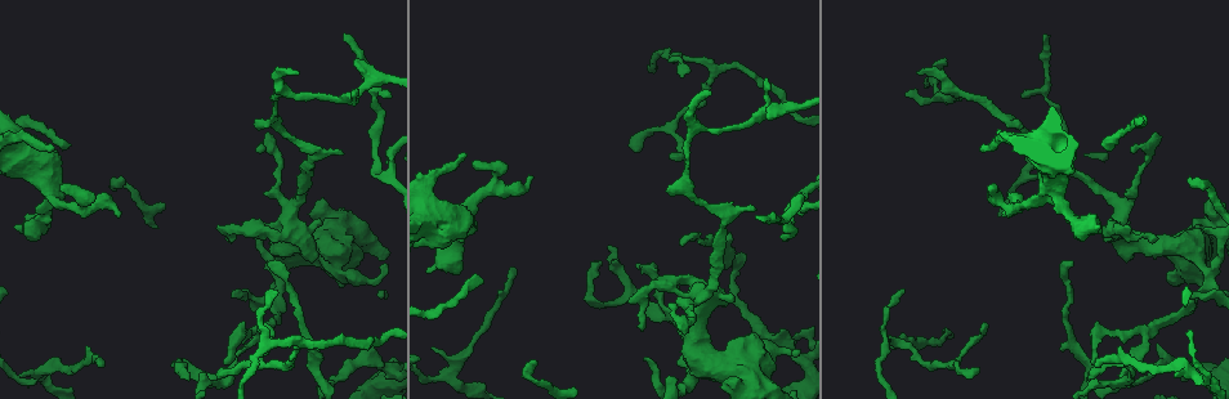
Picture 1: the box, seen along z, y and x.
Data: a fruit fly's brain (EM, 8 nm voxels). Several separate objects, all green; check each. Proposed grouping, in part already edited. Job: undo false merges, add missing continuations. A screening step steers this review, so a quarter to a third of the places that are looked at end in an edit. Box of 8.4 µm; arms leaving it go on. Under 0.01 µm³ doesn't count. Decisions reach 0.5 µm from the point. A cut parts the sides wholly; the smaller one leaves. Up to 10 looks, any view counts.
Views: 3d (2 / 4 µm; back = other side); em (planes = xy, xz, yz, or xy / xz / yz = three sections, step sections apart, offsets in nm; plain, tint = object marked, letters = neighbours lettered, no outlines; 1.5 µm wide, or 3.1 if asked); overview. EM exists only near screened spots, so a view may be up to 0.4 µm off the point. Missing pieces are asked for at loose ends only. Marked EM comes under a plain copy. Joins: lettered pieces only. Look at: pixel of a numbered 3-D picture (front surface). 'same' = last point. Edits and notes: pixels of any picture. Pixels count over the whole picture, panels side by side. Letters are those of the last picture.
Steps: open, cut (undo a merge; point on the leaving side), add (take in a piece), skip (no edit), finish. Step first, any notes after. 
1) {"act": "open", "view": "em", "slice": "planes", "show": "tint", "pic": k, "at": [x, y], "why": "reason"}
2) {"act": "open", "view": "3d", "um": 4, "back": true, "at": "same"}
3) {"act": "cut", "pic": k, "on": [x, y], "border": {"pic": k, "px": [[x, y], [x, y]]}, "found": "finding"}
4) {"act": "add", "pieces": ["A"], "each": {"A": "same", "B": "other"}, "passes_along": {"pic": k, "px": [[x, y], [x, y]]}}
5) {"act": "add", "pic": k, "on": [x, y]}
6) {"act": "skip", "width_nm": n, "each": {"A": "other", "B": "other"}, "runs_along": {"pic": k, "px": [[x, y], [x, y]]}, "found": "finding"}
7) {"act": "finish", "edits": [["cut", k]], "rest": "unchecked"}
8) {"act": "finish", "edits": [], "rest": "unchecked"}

{"act": "open", "view": "em", "slice": "planes", "show": "letters", "pic": 1, "at": [921, 73], "why": "free end"}

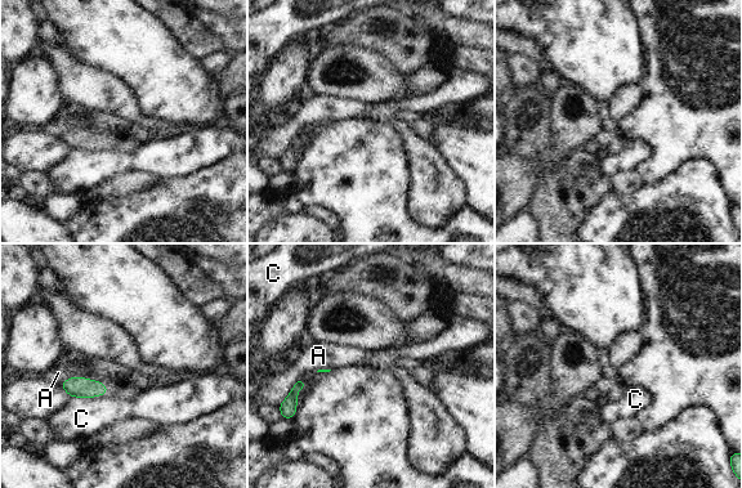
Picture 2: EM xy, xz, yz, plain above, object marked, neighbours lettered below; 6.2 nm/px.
{"act": "skip", "each": {"A": "other", "C": "other"}, "border": {"pic": 2, "px": [[107, 393], [99, 397], [70, 398]]}, "found": "none of them fits"}

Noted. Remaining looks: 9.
{"act": "open", "view": "em", "slice": "planes", "show": "letters", "pic": 1, "at": [682, 74], "why": "thin end"}

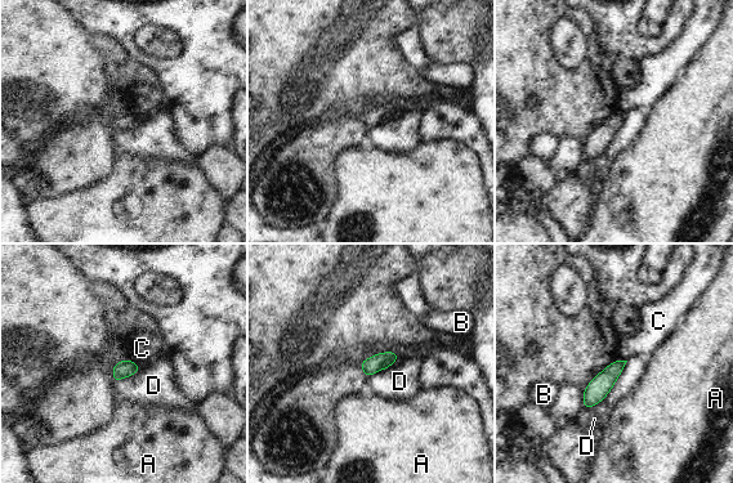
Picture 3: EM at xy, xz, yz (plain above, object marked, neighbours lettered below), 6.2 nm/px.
{"act": "skip", "each": {"A": "other", "B": "other", "C": "other", "D": "other"}, "border": {"pic": 3, "px": [[628, 361], [611, 390], [585, 410]]}, "found": "none of them fits"}

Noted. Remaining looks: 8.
{"act": "open", "view": "em", "slice": "planes", "show": "letters", "pic": 1, "at": [638, 265], "why": "tapers out"}

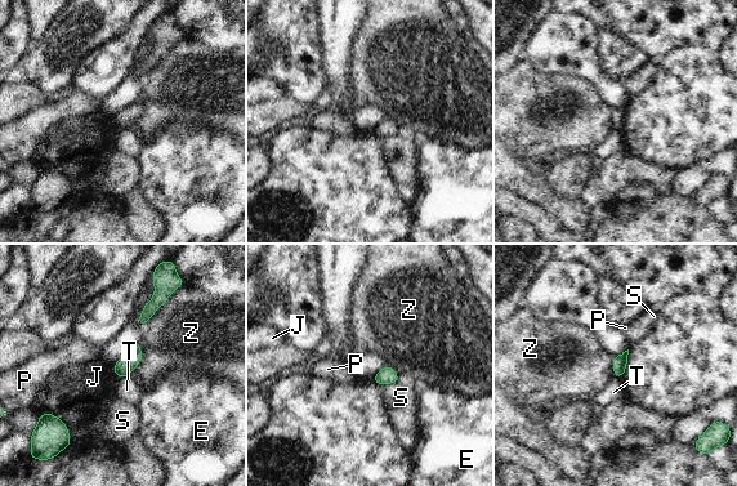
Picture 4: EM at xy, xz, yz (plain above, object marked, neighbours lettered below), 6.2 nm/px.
{"act": "skip", "longest_contact_nm": ["Z", 280], "each": {"E": "other", "J": "other", "P": "other", "S": "other", "T": "other", "Z": "other"}, "found": "no lettered piece goes on from it"}

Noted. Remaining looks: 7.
{"act": "open", "view": "3d", "um": 4, "pic": 1, "at": [431, 348], "why": "branch stops here"}

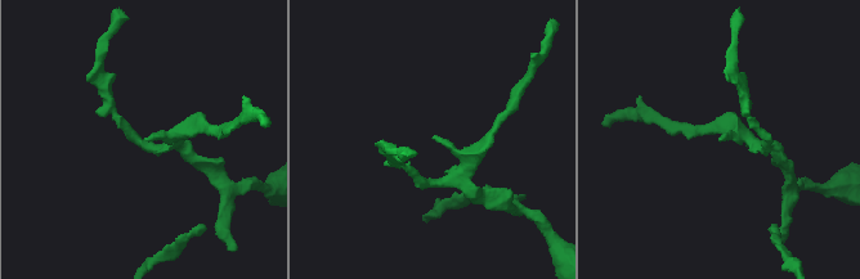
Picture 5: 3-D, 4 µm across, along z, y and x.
{"act": "open", "view": "em", "slice": "xy", "step": 8, "show": "tint", "pic": 5, "at": [144, 139]}

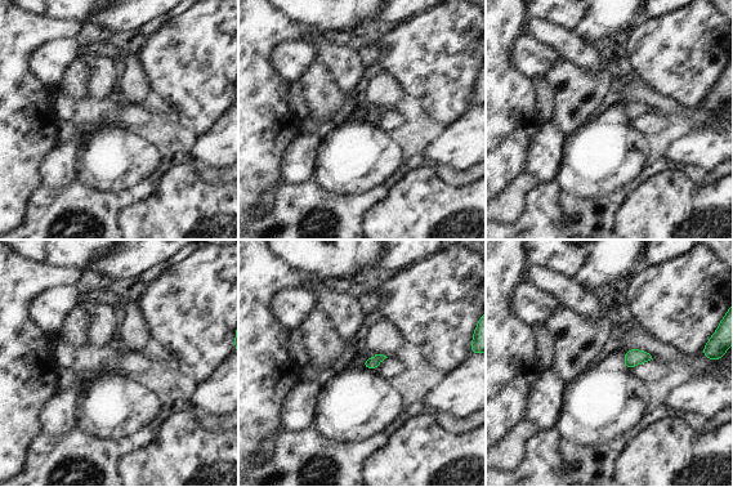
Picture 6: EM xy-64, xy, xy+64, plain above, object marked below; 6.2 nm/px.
{"act": "open", "view": "em", "slice": "planes", "show": "letters", "at": "same", "why": "cut it another way"}

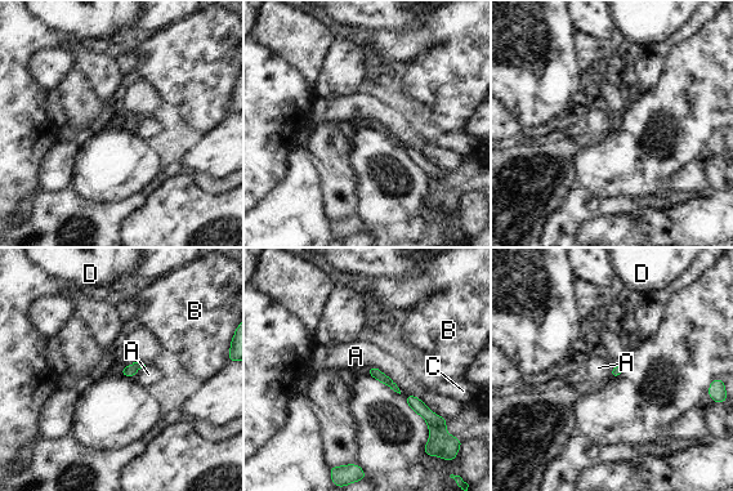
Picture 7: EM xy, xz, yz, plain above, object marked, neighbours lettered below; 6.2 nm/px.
{"act": "skip", "each": {"A": "other", "B": "other", "C": "other", "D": "other"}, "border": {"pic": 7, "px": [[405, 396], [416, 396], [445, 418]]}, "found": "no lettered piece goes on from it"}

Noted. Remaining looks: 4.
{"act": "finish", "edits": [], "rest": "unchecked"}

